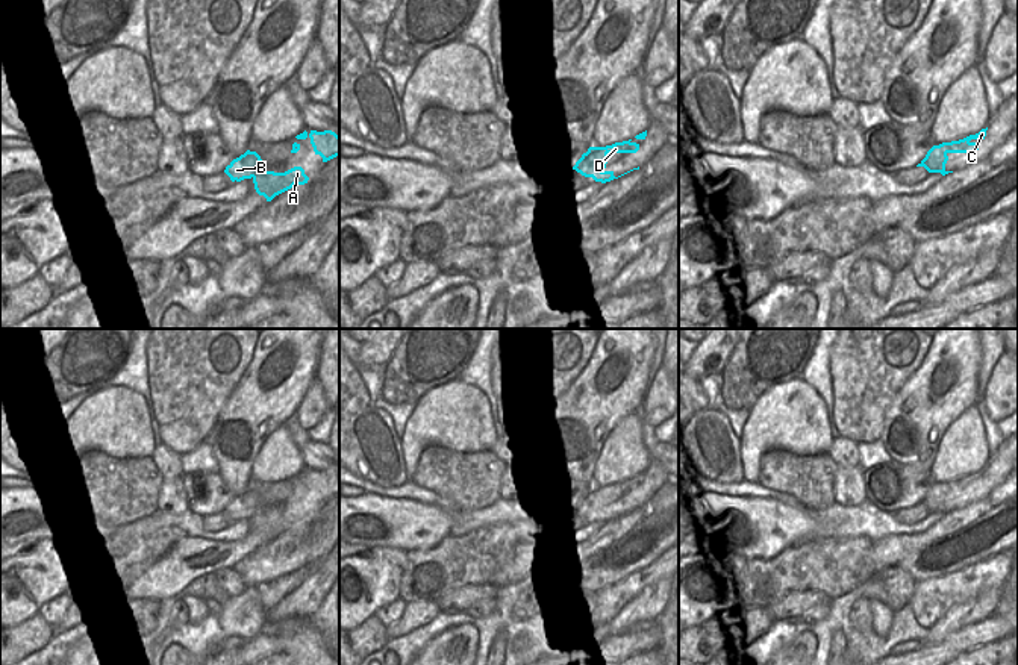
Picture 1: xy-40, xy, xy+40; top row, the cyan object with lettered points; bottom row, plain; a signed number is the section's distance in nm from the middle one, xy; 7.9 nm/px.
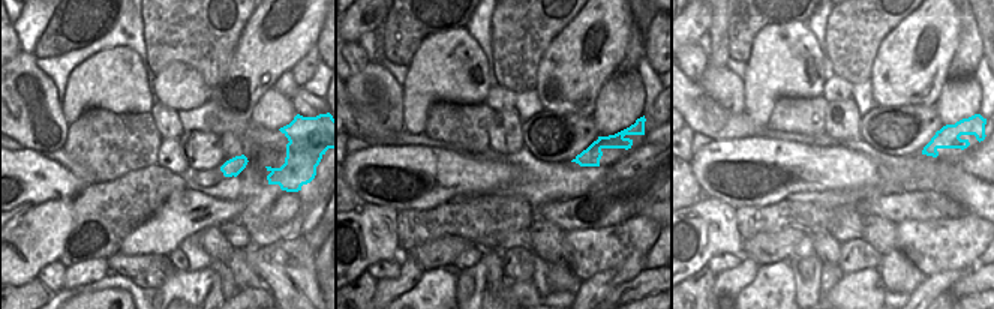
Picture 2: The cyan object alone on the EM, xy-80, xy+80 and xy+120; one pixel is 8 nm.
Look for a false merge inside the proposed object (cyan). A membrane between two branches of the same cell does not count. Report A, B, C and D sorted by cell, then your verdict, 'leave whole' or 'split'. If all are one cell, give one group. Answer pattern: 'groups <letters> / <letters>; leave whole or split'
groups A / B C D; split

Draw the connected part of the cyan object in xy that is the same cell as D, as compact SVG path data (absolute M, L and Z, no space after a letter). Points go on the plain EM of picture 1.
M632 479L615 482L606 486L589 486L586 492L576 501L573 509L580 512L585 517L592 517L597 510L606 507L609 500L609 492L636 492L639 489L639 483Z

